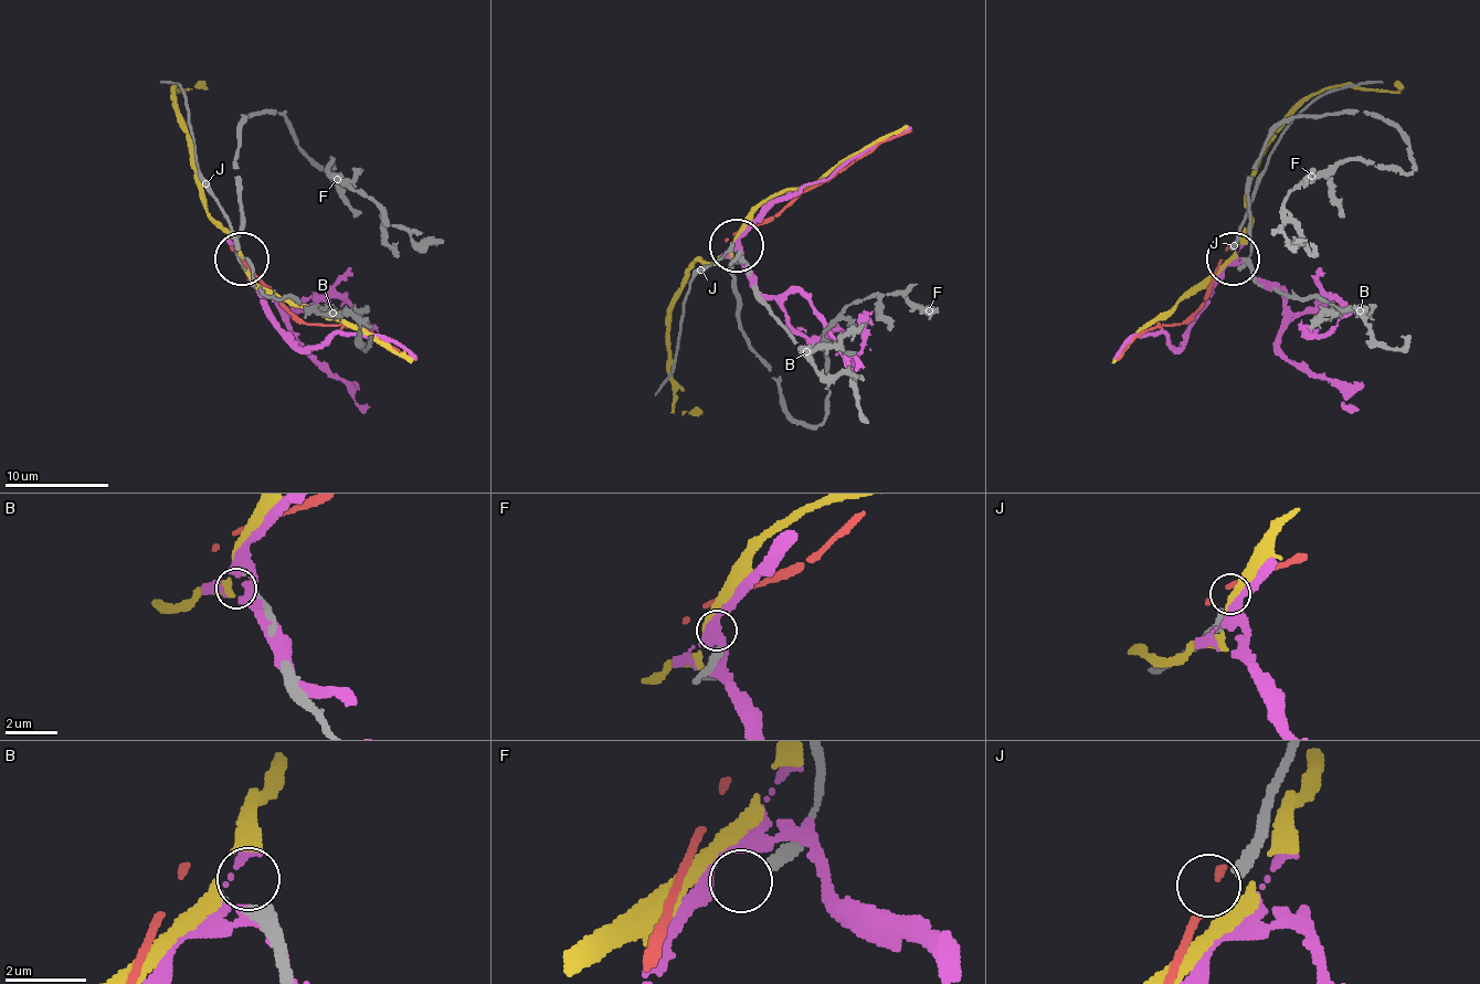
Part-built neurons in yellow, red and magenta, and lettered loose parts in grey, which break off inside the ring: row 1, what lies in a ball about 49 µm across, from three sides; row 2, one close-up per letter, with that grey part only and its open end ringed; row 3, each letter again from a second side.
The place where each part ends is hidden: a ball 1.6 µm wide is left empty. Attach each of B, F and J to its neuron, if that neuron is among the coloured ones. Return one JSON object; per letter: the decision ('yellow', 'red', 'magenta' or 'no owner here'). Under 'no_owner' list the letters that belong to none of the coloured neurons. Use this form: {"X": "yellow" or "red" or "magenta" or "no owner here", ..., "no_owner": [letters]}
{"B": "yellow", "F": "no owner here", "J": "no owner here", "no_owner": ["F", "J"]}

